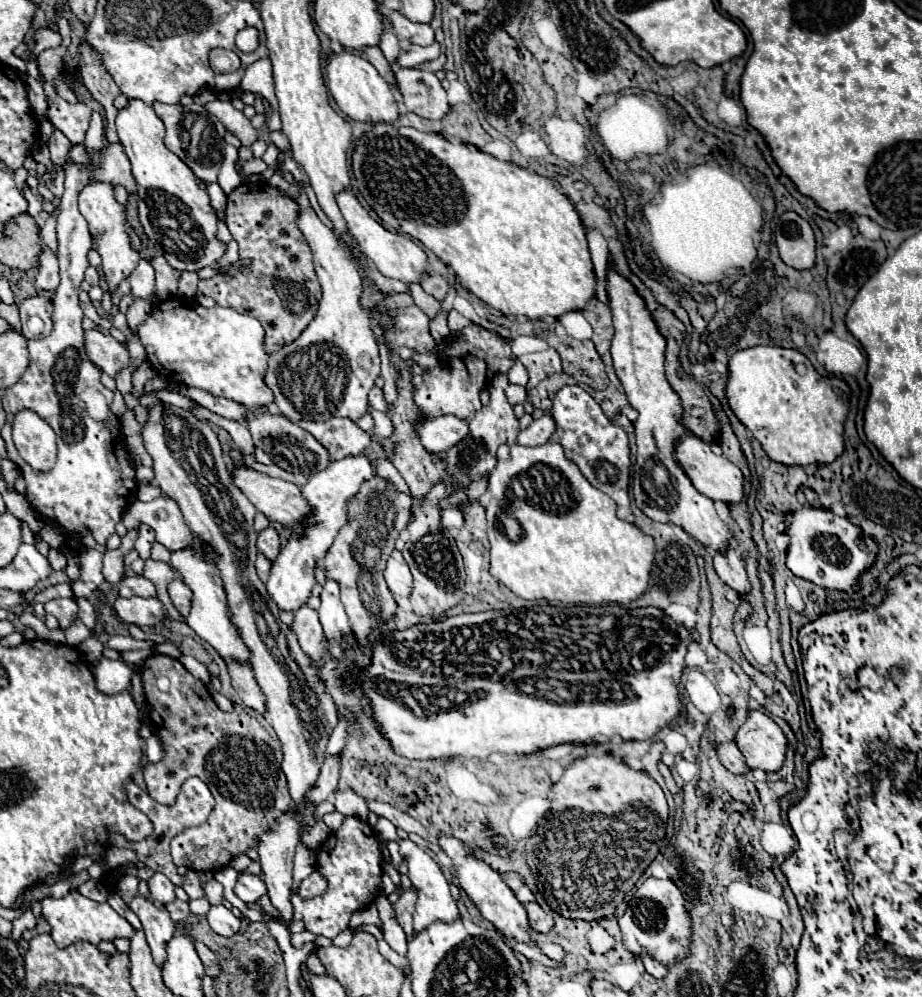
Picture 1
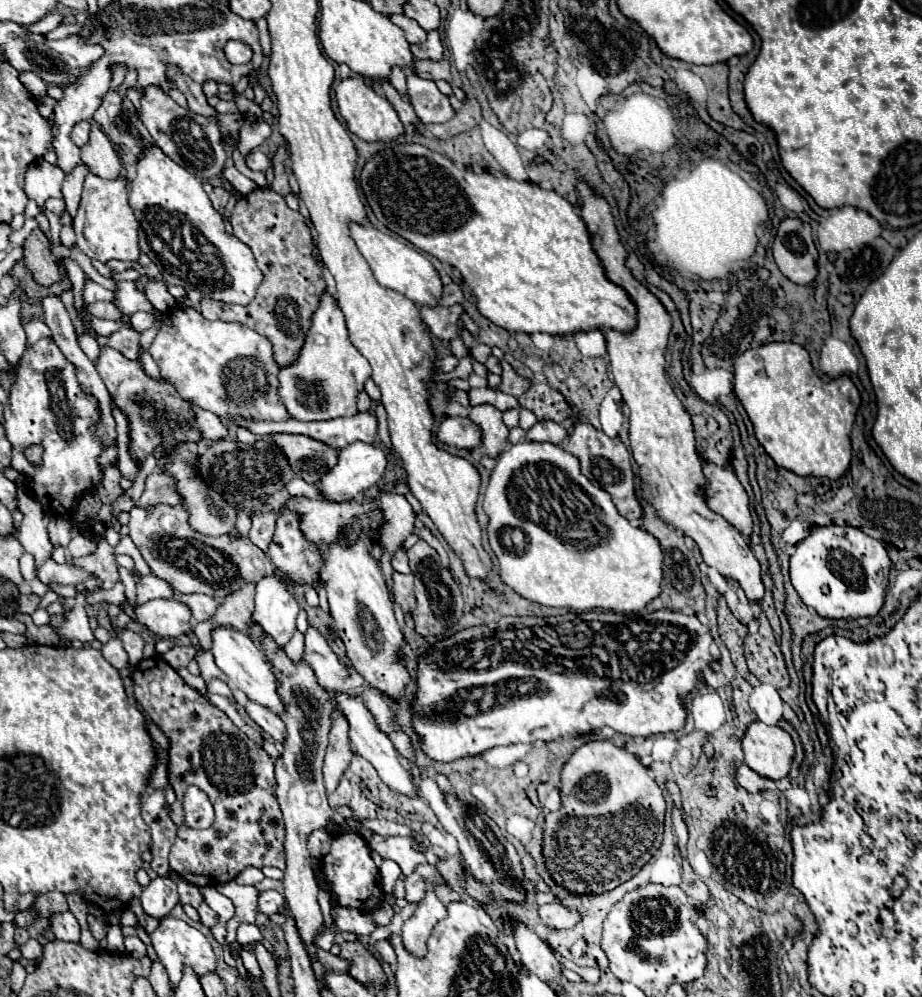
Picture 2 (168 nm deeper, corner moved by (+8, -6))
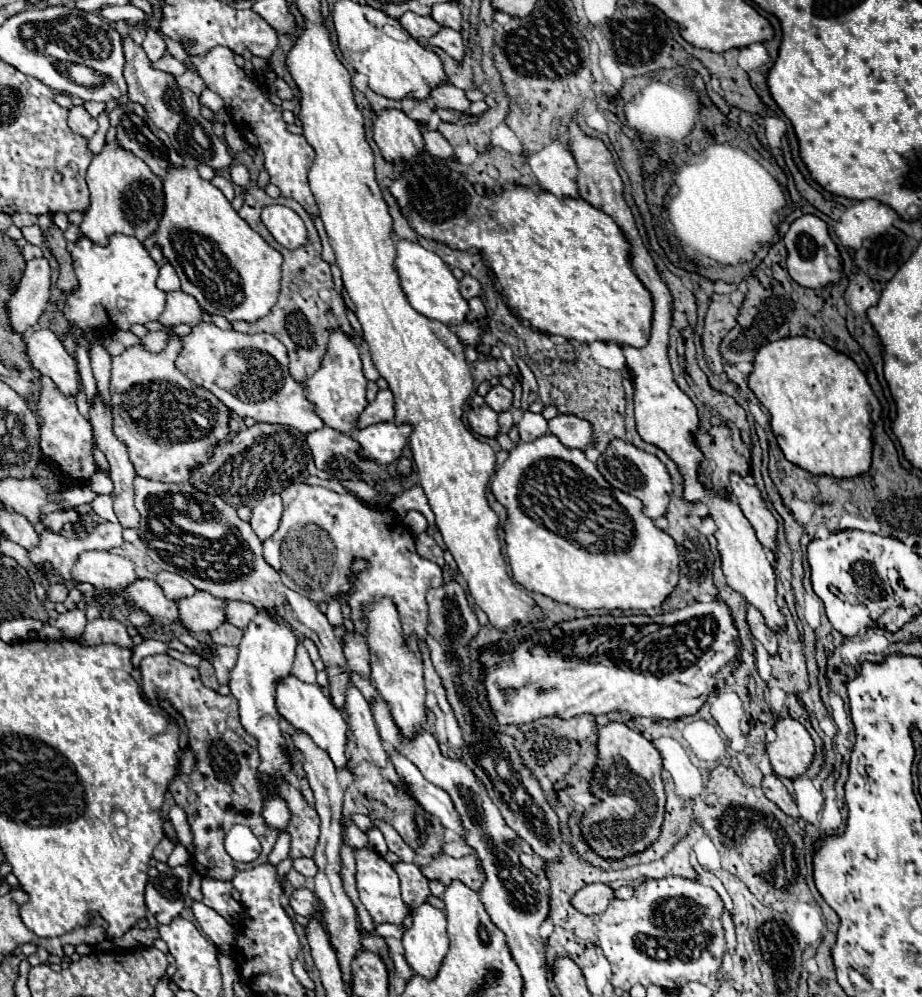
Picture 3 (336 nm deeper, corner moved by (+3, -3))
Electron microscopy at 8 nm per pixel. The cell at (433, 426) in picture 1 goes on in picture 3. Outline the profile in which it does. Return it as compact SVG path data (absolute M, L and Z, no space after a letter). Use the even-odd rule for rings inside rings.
M489 405L473 409L469 413L469 425L477 435L483 435L483 437L495 437L499 433L497 413Z

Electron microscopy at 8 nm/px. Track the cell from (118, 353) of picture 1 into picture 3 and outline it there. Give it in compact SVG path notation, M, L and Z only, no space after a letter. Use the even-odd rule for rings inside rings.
M171 333L165 351L151 353L141 343L137 343L121 355L113 357L111 367L113 433L117 435L117 439L121 439L121 443L127 445L137 475L163 483L187 483L191 479L191 473L211 459L217 443L229 435L231 419L231 411L211 391L197 387L189 377L185 377L175 367L175 359L179 353L181 337Z

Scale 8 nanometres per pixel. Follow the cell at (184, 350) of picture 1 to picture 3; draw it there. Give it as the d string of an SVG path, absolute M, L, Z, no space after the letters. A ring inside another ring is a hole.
M199 323L191 335L183 337L183 345L183 353L175 361L177 369L199 387L215 393L235 415L289 425L301 433L313 433L325 425L313 411L313 403L305 399L303 387L289 375L287 349L273 335L245 335L239 331L221 331L213 323Z

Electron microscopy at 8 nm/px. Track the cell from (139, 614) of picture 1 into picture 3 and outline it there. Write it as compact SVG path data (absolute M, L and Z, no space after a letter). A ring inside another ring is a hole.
M199 591L193 597L179 599L179 619L189 631L213 631L223 625L225 619L225 599L213 597L207 591Z

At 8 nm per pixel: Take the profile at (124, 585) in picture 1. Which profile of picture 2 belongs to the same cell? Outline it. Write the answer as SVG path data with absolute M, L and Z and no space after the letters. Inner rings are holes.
M142 576L136 582L136 604L156 598L172 598L172 586L156 576Z

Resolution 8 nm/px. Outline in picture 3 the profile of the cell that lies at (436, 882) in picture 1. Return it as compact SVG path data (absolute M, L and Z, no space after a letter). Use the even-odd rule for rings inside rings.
M431 905L413 909L413 925L403 935L403 949L411 969L425 979L435 979L441 961L449 951L445 927L447 917L441 909Z

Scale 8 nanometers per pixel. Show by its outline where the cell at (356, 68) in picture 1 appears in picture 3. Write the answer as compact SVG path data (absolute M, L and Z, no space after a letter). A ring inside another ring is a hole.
M385 109L375 117L373 139L387 163L405 163L425 151L419 125L397 109Z

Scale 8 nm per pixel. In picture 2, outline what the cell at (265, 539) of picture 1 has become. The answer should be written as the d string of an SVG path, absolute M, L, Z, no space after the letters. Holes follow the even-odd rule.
M258 504L256 514L252 516L252 528L248 532L250 542L256 544L262 552L268 552L268 546L274 536L274 528L276 528L276 514L268 504L266 506Z

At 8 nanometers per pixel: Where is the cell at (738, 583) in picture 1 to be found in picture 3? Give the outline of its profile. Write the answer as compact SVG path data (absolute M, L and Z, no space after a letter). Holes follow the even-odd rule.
M749 605L749 609L747 609L747 623L749 623L749 627L751 627L753 637L767 649L767 653L769 653L769 655L777 655L777 637L775 637L775 633L765 625L763 615L761 615L753 605Z

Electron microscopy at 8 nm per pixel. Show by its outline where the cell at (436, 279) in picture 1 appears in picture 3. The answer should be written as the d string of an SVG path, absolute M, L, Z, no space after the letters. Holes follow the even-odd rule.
M465 275L465 277L461 279L461 295L463 295L465 299L471 299L471 297L481 295L481 283L479 283L475 277Z

